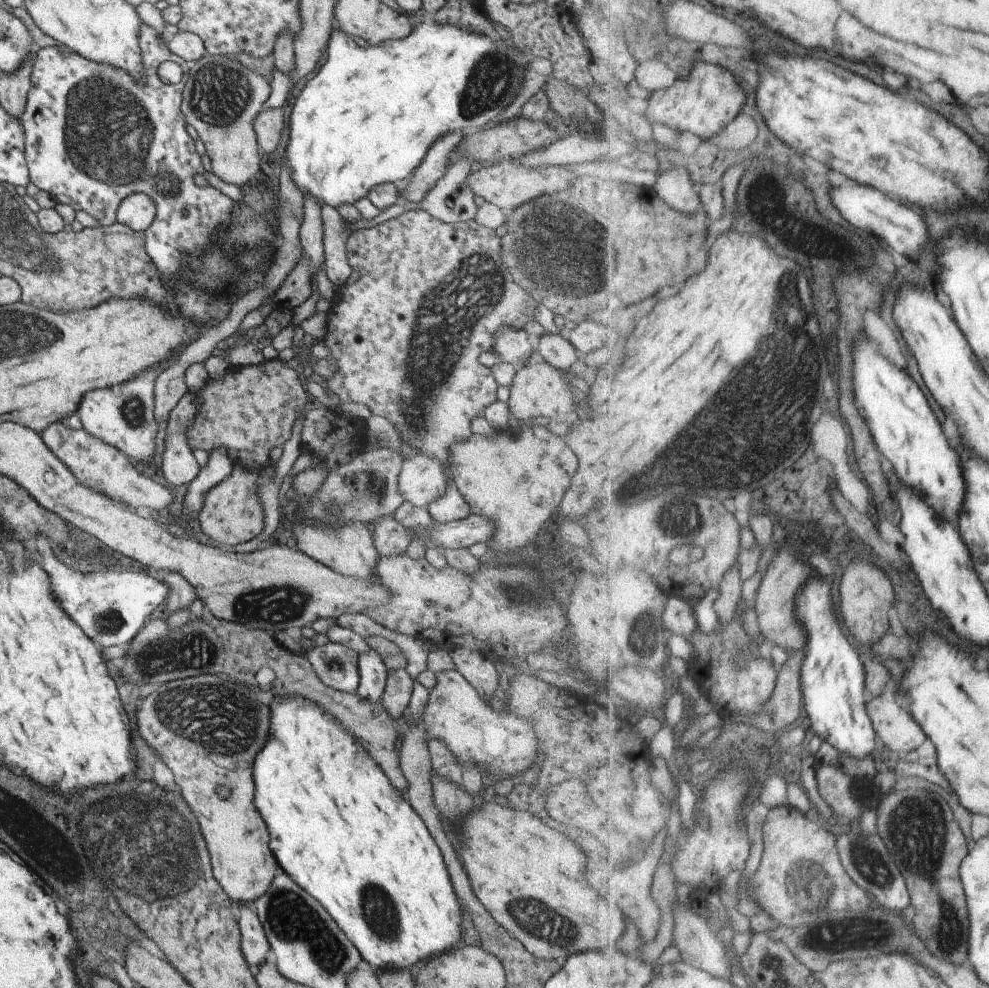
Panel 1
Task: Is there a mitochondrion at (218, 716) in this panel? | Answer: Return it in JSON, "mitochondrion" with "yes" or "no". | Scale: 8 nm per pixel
{"mitochondrion":"yes"}

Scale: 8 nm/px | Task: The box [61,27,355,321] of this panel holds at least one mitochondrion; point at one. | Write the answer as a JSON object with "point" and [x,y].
{"point":[219,91]}

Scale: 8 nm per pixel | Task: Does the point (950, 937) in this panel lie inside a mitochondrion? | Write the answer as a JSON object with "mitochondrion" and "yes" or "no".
{"mitochondrion":"yes"}

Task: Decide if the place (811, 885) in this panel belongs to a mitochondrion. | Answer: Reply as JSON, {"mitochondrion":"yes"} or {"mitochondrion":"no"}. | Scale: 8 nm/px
{"mitochondrion":"yes"}

